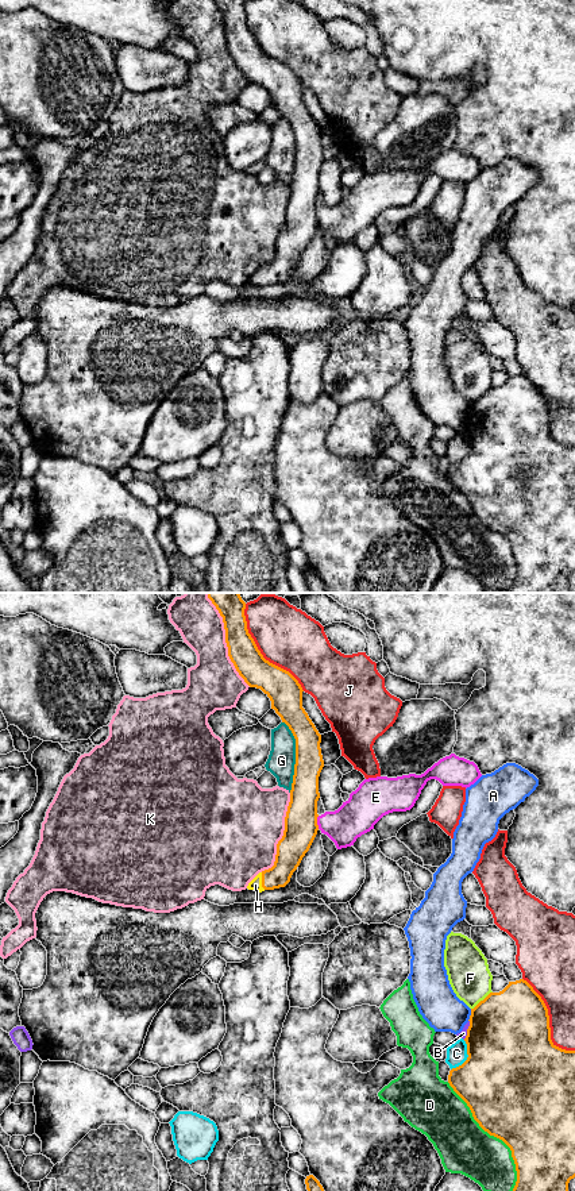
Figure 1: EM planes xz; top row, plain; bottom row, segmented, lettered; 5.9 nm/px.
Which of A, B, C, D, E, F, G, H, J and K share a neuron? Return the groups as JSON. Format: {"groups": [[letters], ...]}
{"groups": [["A", "B"], ["C"], ["D"], ["E"], ["F"], ["G"], ["H"], ["J"], ["K"]]}

